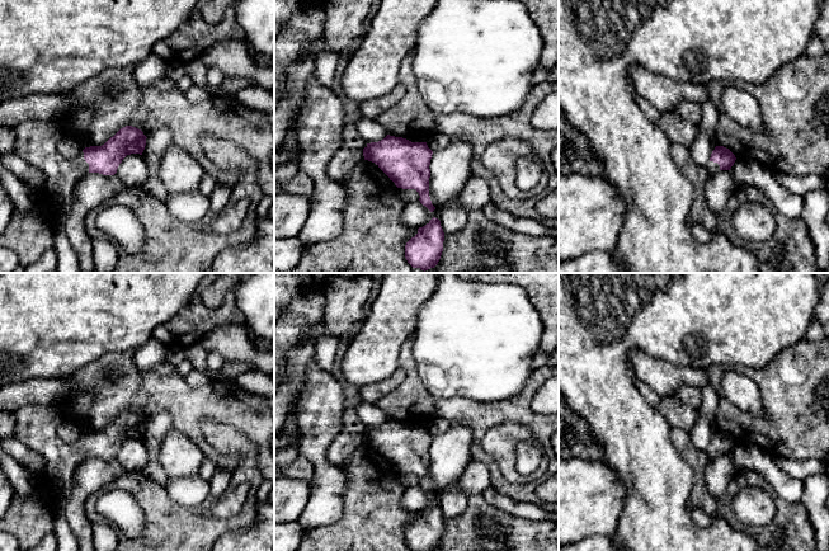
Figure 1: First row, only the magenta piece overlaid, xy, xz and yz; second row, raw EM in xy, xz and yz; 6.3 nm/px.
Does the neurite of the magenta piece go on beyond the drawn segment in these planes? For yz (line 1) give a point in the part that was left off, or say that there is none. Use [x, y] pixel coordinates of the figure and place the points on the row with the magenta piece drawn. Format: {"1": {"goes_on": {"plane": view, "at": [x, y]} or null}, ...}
{"1": {"goes_on": {"plane": "yz", "at": [712, 168]}}}

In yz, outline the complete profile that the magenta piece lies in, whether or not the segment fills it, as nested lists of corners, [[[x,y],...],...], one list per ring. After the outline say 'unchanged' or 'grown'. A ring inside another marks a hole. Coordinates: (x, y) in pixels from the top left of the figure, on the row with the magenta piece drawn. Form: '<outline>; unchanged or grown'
[[[716,146],[711,154],[708,164],[705,168],[708,175],[713,175],[721,170],[730,170],[735,160],[735,155],[729,149]]]; grown

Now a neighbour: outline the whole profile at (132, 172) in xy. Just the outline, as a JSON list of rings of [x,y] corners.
[[[140,154],[127,155],[119,164],[116,175],[126,188],[143,187],[150,176],[149,166]]]

